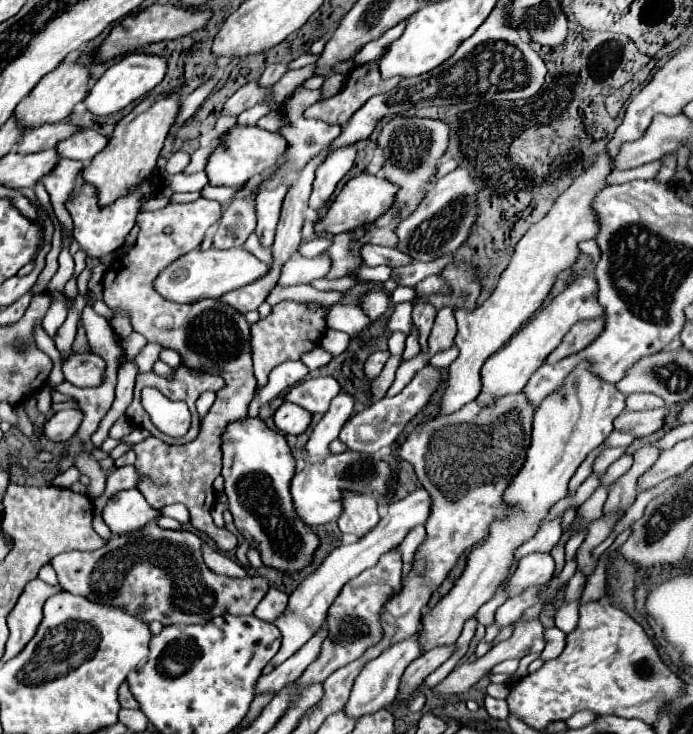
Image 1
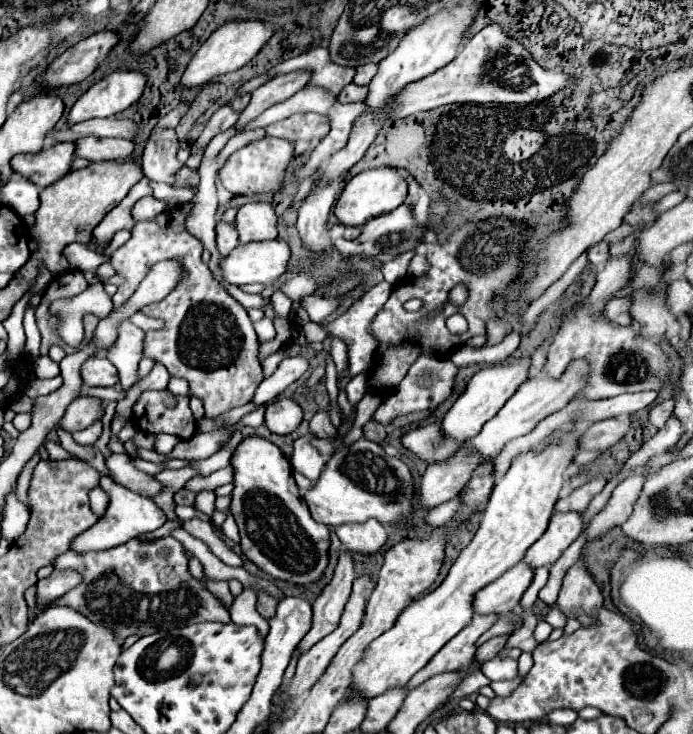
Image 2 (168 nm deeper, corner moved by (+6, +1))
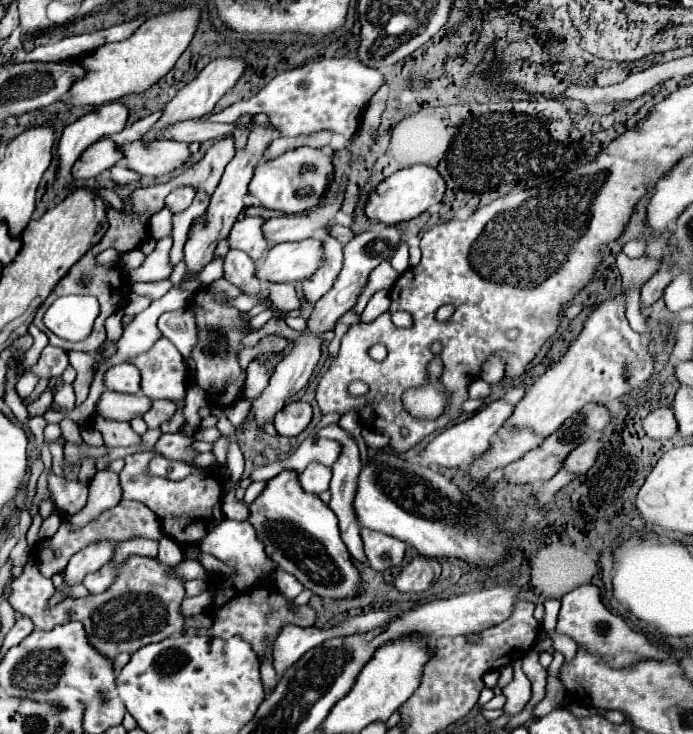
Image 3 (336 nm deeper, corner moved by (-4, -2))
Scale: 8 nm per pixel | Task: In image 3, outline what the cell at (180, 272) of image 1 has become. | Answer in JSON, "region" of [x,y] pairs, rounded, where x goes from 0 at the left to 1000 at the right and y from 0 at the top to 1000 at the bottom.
{"region":[[[439,326],[421,331],[404,331],[387,342],[381,358],[369,366],[375,383],[439,383],[465,361],[465,328],[462,326]]]}

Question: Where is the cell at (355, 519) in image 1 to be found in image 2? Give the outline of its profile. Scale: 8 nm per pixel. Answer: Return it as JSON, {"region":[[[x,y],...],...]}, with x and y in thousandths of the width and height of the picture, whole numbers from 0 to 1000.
{"region":[[[528,708],[522,714],[517,711],[494,714],[485,719],[485,728],[502,749],[514,749],[522,755],[543,752],[557,738],[560,730],[557,719],[545,708]]]}

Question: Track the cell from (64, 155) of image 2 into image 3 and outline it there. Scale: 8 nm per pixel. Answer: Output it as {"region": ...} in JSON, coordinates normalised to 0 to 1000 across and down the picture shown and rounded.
{"region":[[[147,189],[141,195],[136,195],[133,200],[127,200],[127,206],[107,225],[104,238],[107,238],[110,247],[133,244],[133,241],[144,238],[147,233],[173,222],[176,214],[179,211],[173,206],[173,198],[167,198],[162,189]]]}

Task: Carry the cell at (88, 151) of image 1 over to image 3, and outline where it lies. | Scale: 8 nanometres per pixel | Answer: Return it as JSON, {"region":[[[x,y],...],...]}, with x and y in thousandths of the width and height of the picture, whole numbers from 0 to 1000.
{"region":[[[202,192],[185,195],[176,200],[179,222],[211,241],[234,241],[248,236],[257,228],[266,228],[277,208],[271,195],[260,192],[228,192],[222,200],[205,200]]]}

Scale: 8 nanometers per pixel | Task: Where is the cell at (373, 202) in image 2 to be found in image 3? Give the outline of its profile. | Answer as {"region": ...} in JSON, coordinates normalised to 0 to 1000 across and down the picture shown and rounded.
{"region":[[[595,225],[580,233],[571,233],[566,241],[551,247],[540,263],[534,263],[534,271],[528,279],[528,293],[534,298],[545,298],[557,307],[592,301],[592,298],[609,293],[620,279],[635,277],[641,268],[641,260],[644,260],[644,249],[626,228]]]}

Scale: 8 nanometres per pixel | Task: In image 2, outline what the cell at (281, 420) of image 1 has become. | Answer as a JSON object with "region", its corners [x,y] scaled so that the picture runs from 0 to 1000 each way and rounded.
{"region":[[[407,542],[407,545],[398,545],[384,553],[381,578],[395,591],[418,591],[433,580],[436,567],[439,567],[439,561],[424,545]]]}

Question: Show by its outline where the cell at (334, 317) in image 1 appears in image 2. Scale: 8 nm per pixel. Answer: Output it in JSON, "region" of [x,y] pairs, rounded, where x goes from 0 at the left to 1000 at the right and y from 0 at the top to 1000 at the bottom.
{"region":[[[439,403],[433,414],[442,420],[447,436],[456,441],[465,441],[470,433],[476,433],[491,417],[488,409],[473,409],[473,406],[459,406],[459,403]]]}

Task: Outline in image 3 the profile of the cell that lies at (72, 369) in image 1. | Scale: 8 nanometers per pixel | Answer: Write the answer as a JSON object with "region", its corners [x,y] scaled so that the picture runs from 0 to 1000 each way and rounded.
{"region":[[[176,495],[153,508],[153,530],[173,535],[199,535],[202,533],[202,505],[190,495]]]}

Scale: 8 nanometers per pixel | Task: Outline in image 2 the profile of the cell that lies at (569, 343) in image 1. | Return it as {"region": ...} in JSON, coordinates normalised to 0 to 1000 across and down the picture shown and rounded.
{"region":[[[886,406],[886,409],[880,409],[880,411],[872,417],[872,431],[874,431],[883,441],[906,444],[906,441],[909,441],[906,420],[909,420],[909,409],[906,409],[906,406]]]}

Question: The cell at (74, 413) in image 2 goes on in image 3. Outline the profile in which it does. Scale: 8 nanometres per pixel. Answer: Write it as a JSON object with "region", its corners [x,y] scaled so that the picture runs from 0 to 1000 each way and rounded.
{"region":[[[150,533],[139,563],[153,565],[153,571],[165,574],[190,574],[193,568],[205,568],[219,554],[219,544],[205,535],[185,538],[170,533]]]}

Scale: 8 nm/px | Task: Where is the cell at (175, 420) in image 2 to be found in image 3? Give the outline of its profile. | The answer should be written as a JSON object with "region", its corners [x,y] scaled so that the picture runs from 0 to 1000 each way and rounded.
{"region":[[[257,546],[254,552],[257,552],[257,560],[254,560],[254,565],[251,565],[245,574],[240,574],[240,576],[234,579],[234,590],[248,590],[248,587],[257,587],[257,584],[263,582],[263,576],[266,576],[266,565],[263,565],[266,546]]]}

